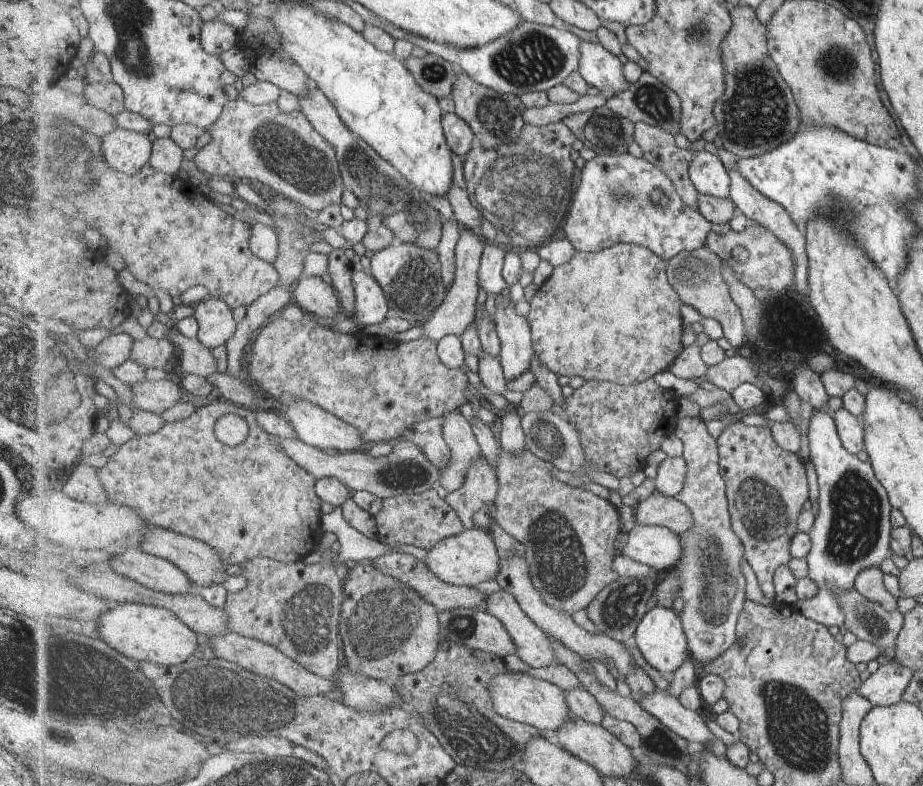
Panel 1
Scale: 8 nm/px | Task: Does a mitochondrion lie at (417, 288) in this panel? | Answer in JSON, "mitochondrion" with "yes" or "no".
{"mitochondrion":"yes"}

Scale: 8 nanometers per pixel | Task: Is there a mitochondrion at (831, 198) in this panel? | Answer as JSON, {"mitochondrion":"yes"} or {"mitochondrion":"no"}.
{"mitochondrion":"yes"}

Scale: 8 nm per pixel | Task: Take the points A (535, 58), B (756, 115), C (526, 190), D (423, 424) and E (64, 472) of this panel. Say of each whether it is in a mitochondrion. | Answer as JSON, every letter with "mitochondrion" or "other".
{"A":"mitochondrion","B":"mitochondrion","C":"mitochondrion","D":"other","E":"other"}

